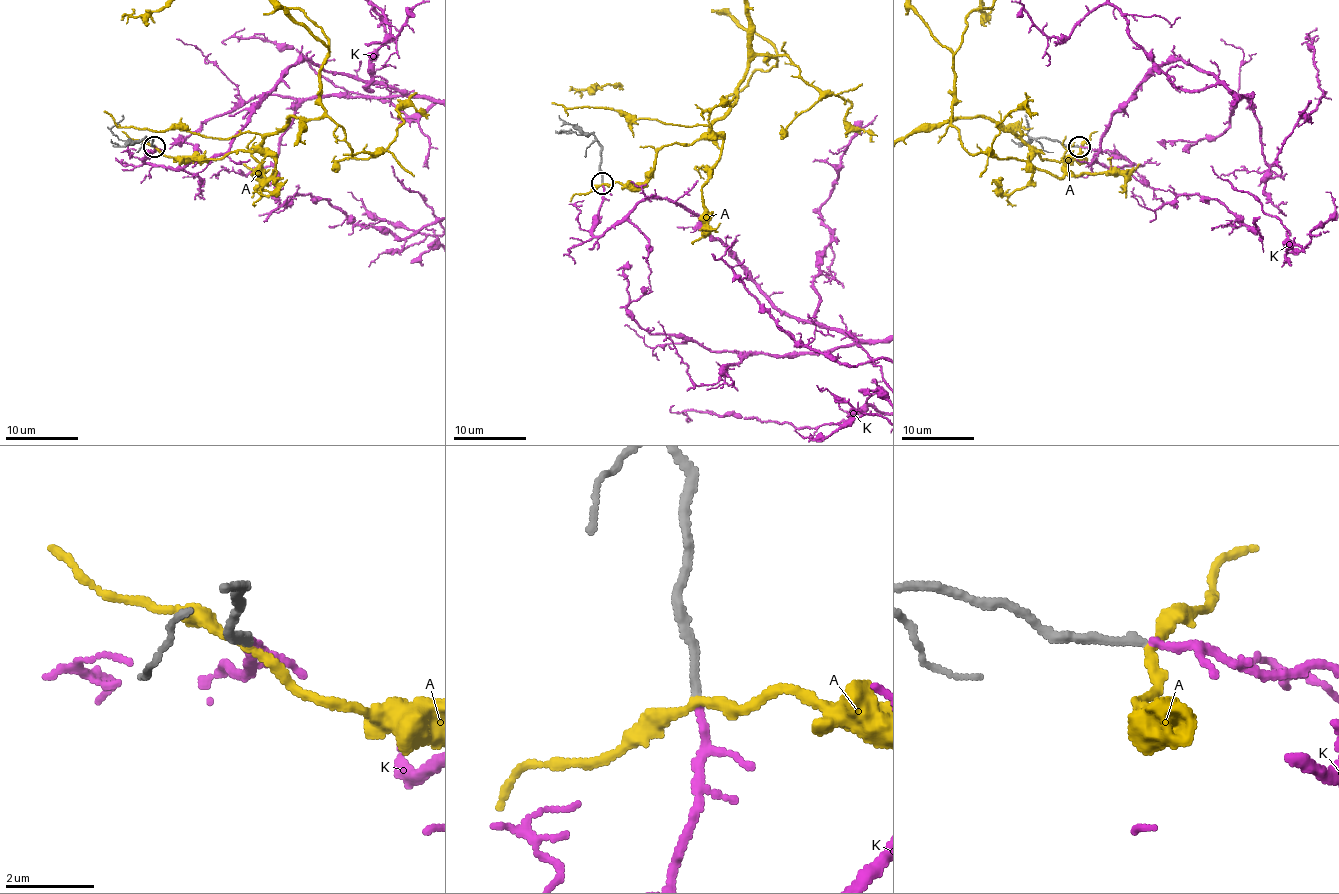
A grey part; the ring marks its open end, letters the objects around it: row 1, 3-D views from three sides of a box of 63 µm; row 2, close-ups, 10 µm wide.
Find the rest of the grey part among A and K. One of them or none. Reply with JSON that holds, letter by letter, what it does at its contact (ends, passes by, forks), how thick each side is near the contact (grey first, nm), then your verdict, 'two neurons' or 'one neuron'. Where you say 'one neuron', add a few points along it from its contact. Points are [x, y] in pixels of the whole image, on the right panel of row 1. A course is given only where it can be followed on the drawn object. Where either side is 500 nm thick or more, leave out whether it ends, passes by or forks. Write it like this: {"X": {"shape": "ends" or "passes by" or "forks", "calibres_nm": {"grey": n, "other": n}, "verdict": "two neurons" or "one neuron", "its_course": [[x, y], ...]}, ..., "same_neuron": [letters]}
{"A": {"shape": "passes by", "calibres_nm": {"grey": 200, "other": 200}, "verdict": "two neurons"}, "K": {"shape": "passes by", "calibres_nm": {"grey": 190, "other": 130}, "verdict": "one neuron"}, "same_neuron": ["K"]}

